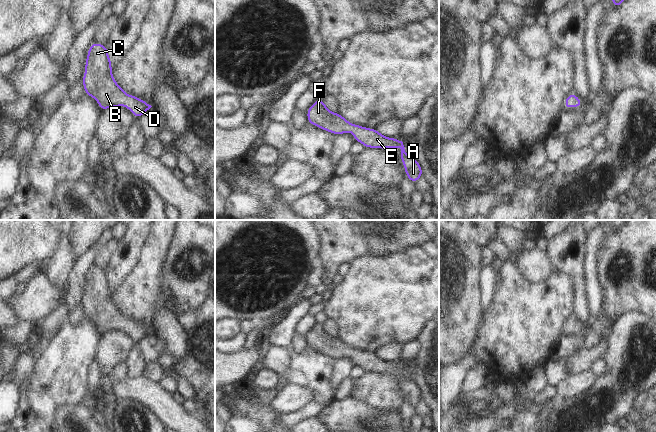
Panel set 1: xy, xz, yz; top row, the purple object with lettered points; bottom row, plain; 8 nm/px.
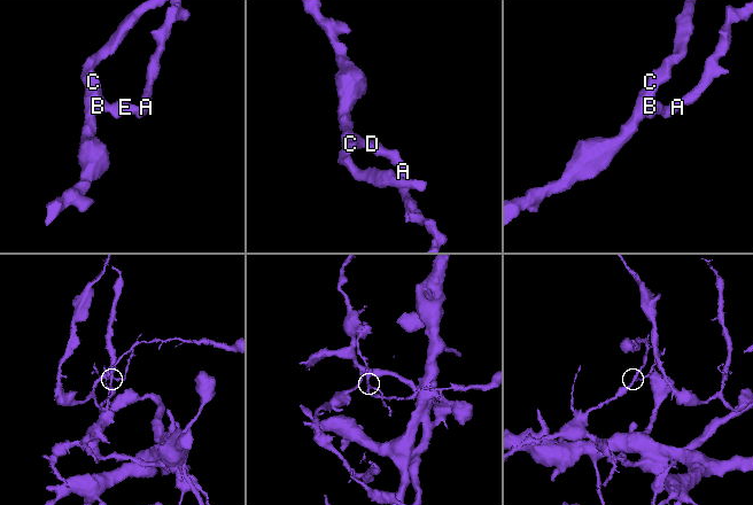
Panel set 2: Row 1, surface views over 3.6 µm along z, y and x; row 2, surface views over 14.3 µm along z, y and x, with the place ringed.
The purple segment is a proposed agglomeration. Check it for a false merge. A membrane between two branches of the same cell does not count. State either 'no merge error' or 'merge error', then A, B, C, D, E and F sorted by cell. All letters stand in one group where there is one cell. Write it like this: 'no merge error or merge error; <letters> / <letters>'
no merge error; A B C D E F

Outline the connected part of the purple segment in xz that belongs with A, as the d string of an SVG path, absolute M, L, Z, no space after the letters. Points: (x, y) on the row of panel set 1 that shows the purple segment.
M316 99L306 112L308 123L311 125L331 132L336 136L350 131L356 142L360 142L365 148L396 149L400 146L401 162L404 164L407 179L416 183L419 178L423 177L421 165L415 157L406 153L403 142L398 138L388 138L379 133L377 129L362 127L358 124L350 124L349 121L339 113L328 110L324 100Z

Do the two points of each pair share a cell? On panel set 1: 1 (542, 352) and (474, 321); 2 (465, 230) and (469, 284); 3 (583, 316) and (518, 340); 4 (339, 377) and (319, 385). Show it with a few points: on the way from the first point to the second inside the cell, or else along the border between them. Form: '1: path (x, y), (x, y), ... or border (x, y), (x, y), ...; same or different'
1: border (483, 311), (483, 325), (472, 346); different
2: path (468, 243), (468, 271); same
3: border (575, 292), (572, 315); different
4: border (338, 360), (333, 377), (333, 386), (336, 389); different

